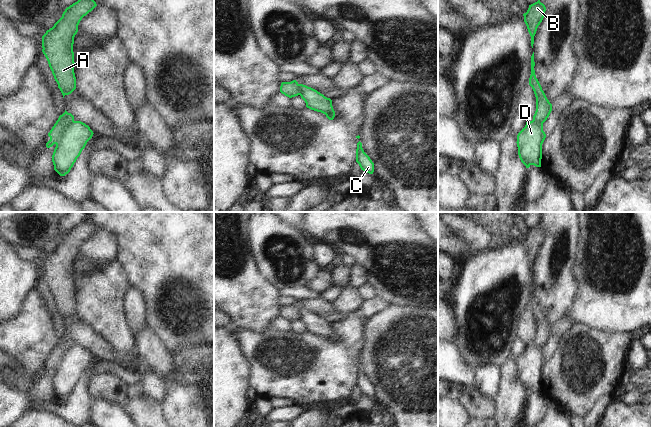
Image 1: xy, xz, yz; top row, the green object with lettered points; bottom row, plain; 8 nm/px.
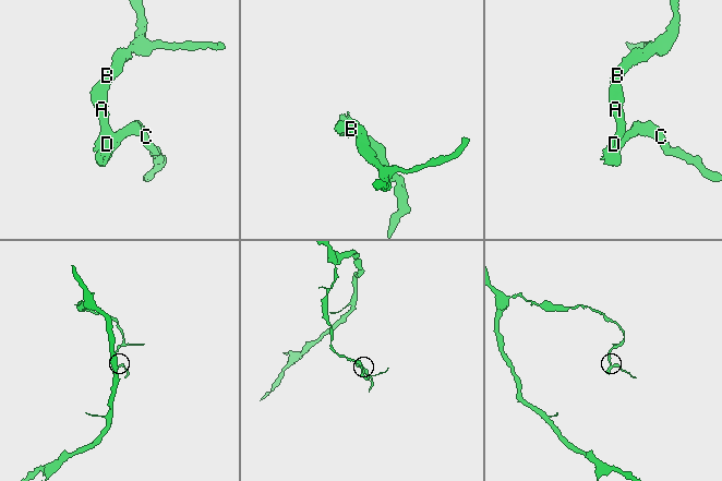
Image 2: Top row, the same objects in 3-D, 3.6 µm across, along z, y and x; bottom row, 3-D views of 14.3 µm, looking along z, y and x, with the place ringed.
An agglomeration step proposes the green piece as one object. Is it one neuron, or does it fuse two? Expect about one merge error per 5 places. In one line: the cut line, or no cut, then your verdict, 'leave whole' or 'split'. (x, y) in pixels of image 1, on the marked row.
cut xy (73, 120), (64, 129), (56, 144); split

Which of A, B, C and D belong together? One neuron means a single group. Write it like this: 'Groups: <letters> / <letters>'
Groups: A B / C D

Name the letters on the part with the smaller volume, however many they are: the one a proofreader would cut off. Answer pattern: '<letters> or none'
C, D

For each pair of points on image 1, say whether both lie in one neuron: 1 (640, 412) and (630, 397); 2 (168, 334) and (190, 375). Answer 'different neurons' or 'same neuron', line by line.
1: different neurons
2: different neurons

